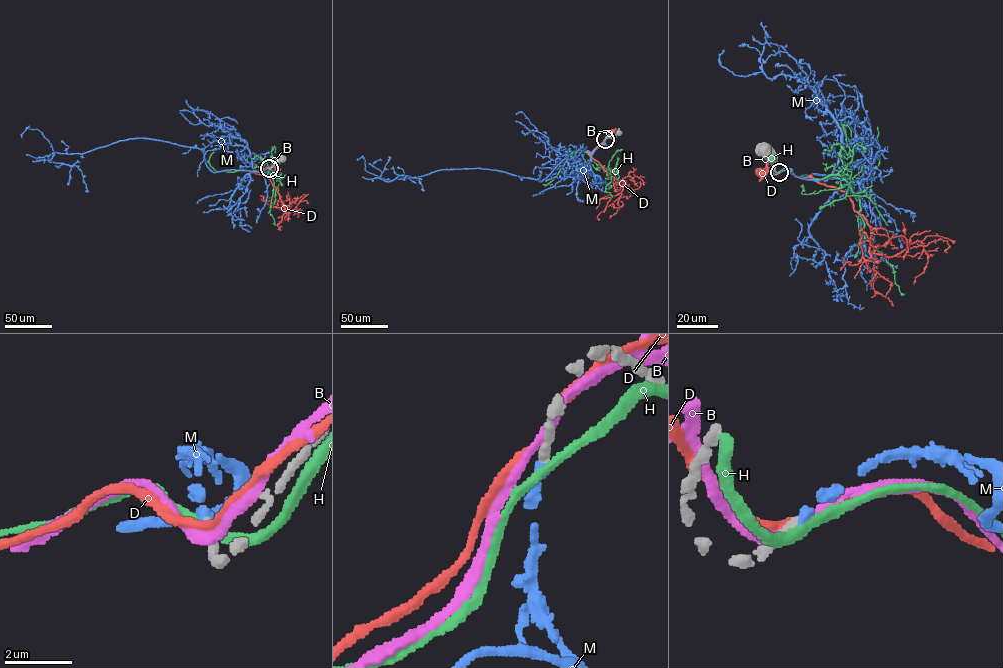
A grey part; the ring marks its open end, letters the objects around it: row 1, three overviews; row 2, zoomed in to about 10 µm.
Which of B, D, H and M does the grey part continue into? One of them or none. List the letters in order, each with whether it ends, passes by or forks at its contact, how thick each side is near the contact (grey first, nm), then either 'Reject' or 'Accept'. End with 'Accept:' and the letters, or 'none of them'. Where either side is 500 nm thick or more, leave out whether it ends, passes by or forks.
B: It passes by. Thickness 360 nm (grey) against 280 nm. Reject
D: It passes by. Thickness 340 nm (grey) against 260 nm. Reject
H: It passes by. Thickness 300 nm (grey) against 280 nm. Reject
M: It ends there. Thickness 280 nm (grey) against 240 nm. Accept
Accept: M

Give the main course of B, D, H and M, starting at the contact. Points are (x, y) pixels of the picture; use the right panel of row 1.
B: (778, 172), (768, 155)
D: (778, 172), (769, 162), (762, 171)
H: (779, 172), (771, 158)
M: (779, 172), (863, 174), (871, 131), (842, 105), (845, 123), (868, 137), (871, 155), (858, 163), (888, 220)

